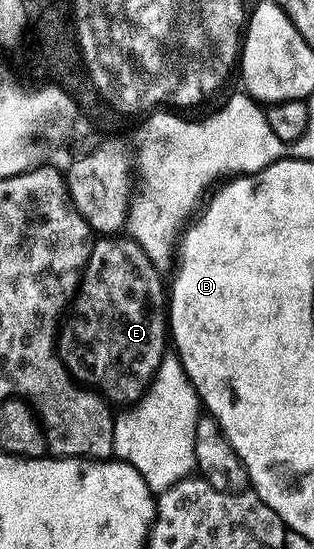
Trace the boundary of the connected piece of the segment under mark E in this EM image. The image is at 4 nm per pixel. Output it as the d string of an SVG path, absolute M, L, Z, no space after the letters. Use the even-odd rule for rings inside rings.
M102 235L102 236L99 236L97 238L97 240L95 240L93 242L93 244L91 244L91 246L90 246L90 258L88 259L88 263L86 264L86 266L84 266L84 268L82 268L82 277L78 280L78 289L75 290L75 292L74 292L74 296L68 306L68 312L65 314L64 320L61 322L60 328L56 334L56 352L57 352L58 358L60 360L62 360L63 363L71 363L70 361L74 361L74 365L72 364L72 369L75 374L86 373L90 369L91 379L94 381L102 381L102 389L100 388L101 396L103 398L105 398L105 400L107 402L113 403L115 406L117 406L116 404L122 405L122 406L118 406L118 407L129 407L129 406L141 401L142 396L145 393L147 393L147 391L150 390L150 384L154 382L154 376L156 375L156 371L160 367L162 358L167 356L167 353L168 353L168 293L167 293L167 290L164 288L164 281L163 281L163 285L162 285L162 277L158 273L161 273L159 266L154 265L152 263L152 259L148 259L148 255L144 255L144 251L141 249L141 247L138 246L136 244L136 242L134 242L133 236L130 236L130 235Z

